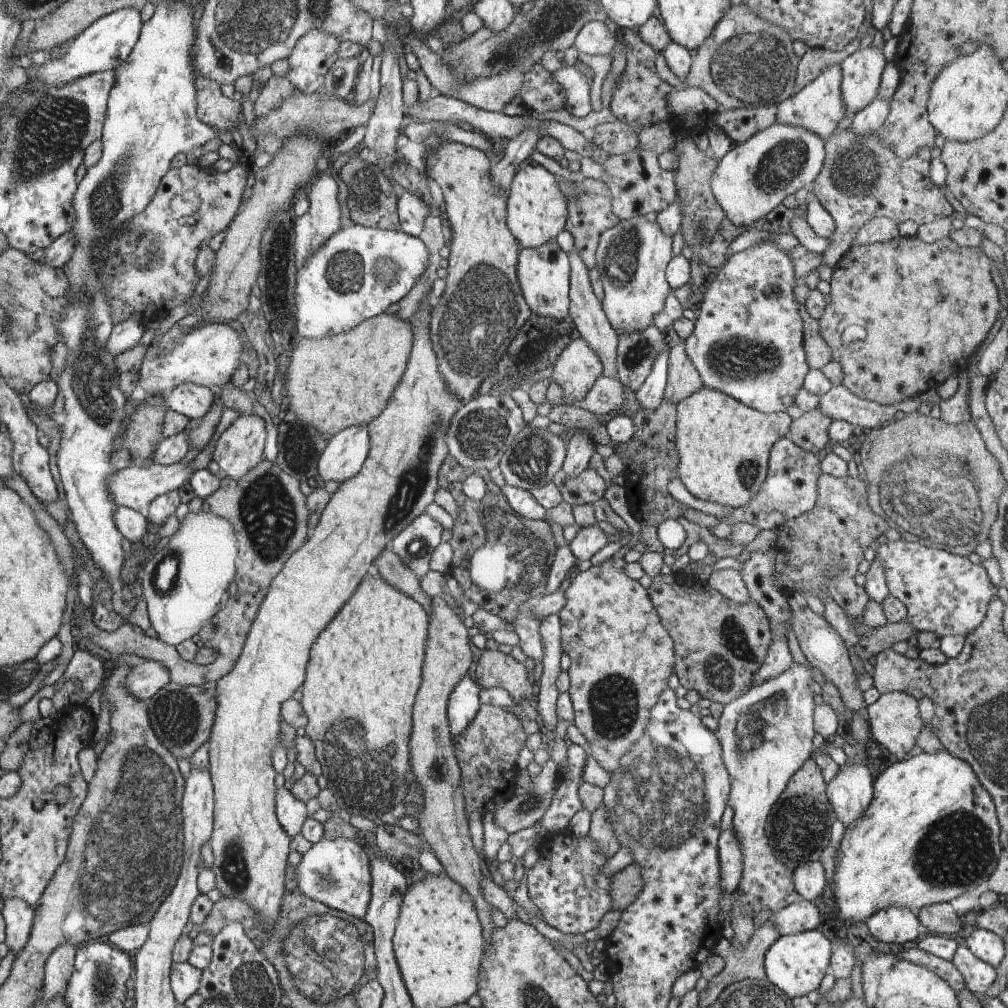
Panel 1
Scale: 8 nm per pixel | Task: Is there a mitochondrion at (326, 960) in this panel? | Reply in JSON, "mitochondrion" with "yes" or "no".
{"mitochondrion":"yes"}

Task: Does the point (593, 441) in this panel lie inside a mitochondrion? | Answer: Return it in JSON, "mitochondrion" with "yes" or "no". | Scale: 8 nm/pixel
{"mitochondrion":"no"}

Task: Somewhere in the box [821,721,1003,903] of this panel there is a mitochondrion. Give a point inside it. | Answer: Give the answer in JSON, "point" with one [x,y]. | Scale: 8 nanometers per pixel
{"point":[956,850]}

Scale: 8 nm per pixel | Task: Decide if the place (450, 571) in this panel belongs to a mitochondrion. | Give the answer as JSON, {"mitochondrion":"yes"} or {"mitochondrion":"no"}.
{"mitochondrion":"no"}

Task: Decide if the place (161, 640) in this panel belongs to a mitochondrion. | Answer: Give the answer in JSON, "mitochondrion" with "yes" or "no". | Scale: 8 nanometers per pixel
{"mitochondrion":"no"}

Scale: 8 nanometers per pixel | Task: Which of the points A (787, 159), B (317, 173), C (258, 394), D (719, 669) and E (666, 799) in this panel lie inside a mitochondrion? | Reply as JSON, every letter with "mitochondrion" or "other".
{"A":"mitochondrion","B":"other","C":"other","D":"mitochondrion","E":"mitochondrion"}

